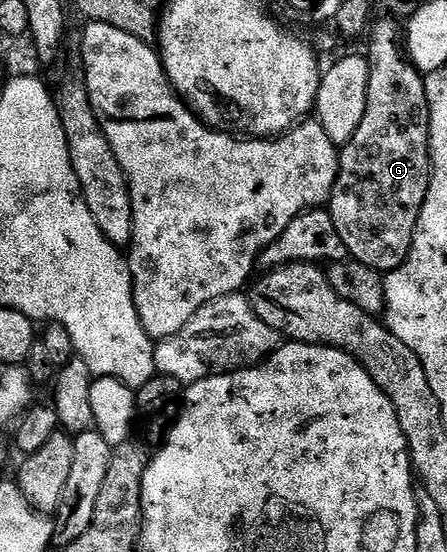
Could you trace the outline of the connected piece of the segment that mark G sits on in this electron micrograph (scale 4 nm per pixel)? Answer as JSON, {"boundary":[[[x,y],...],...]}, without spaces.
{"boundary":[[[375,25],[369,31],[370,54],[368,61],[370,71],[368,72],[368,100],[364,108],[364,120],[360,120],[360,128],[352,136],[352,140],[341,147],[338,155],[338,175],[330,193],[328,209],[332,216],[332,224],[336,224],[336,232],[340,232],[340,240],[344,240],[344,248],[347,255],[355,258],[360,264],[368,264],[368,268],[376,268],[383,272],[395,270],[402,264],[408,252],[412,248],[412,236],[416,232],[416,220],[420,220],[420,208],[424,208],[424,196],[428,196],[428,180],[430,179],[430,153],[428,152],[428,98],[426,96],[426,79],[414,65],[400,41],[400,30],[394,26]]]}

